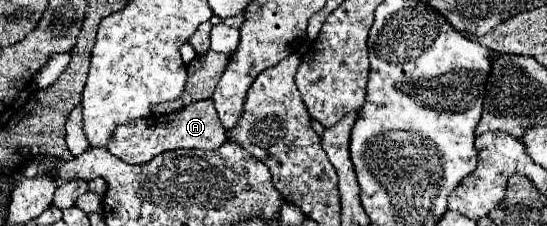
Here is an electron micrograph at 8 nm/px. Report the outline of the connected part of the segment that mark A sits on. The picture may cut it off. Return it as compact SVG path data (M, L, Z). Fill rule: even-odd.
M199 100L193 104L187 104L185 108L171 112L171 114L151 114L145 120L139 120L137 124L121 124L113 132L113 140L109 142L109 152L117 156L119 160L127 164L147 164L157 154L163 154L167 150L177 148L199 148L199 150L215 150L227 142L225 128L221 128L221 120L217 120L217 110L213 106L213 100Z

